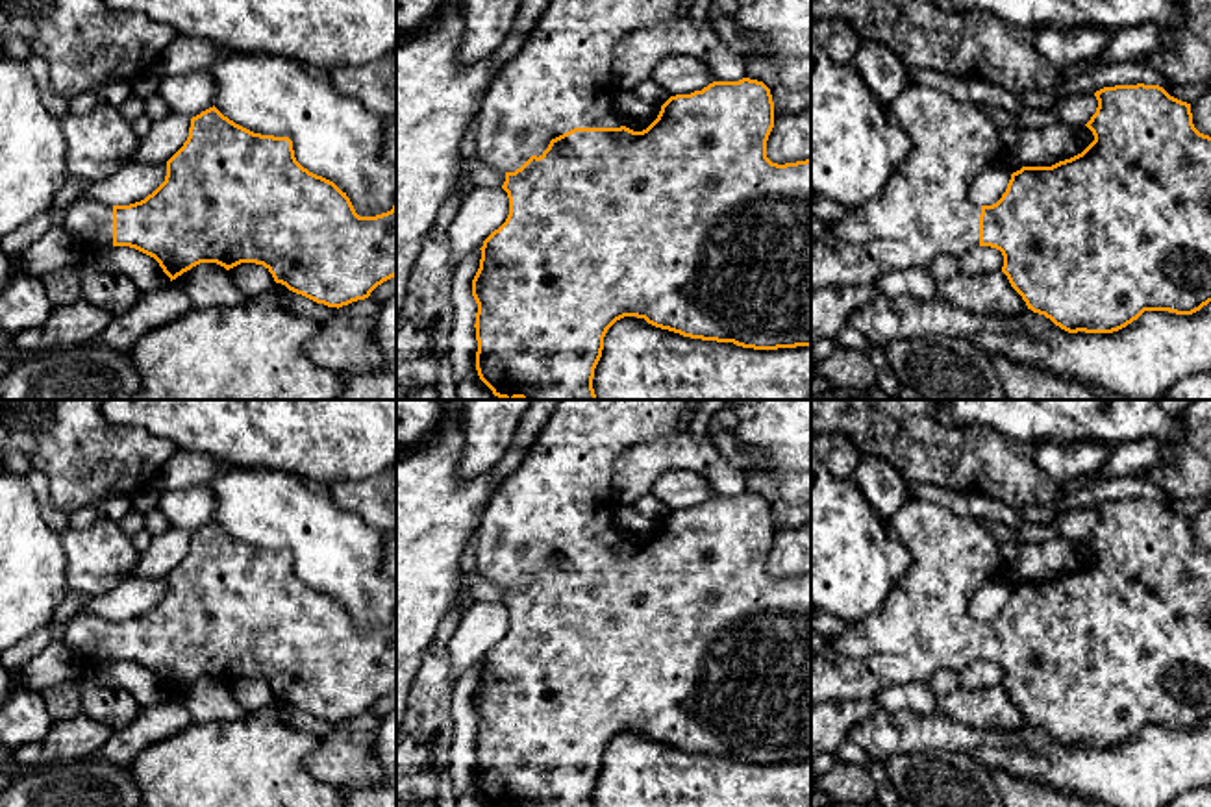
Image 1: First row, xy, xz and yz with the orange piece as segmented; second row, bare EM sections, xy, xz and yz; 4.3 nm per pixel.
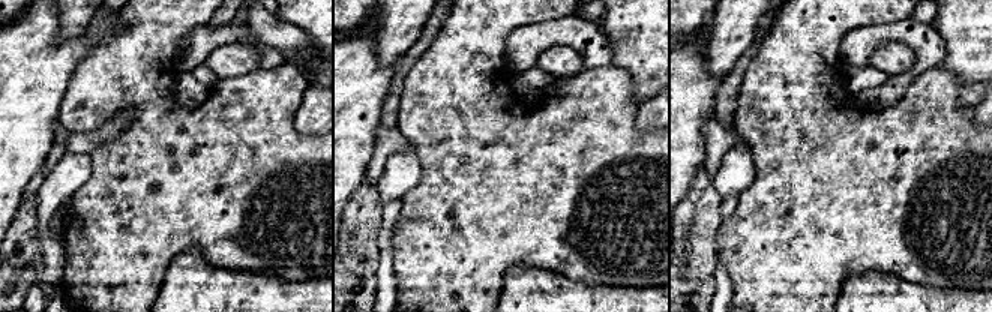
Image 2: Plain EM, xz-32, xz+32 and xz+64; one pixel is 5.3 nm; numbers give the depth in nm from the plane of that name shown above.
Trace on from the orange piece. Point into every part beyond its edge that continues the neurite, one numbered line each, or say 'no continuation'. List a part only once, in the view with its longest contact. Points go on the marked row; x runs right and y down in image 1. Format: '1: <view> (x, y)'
1: xz (560, 80)

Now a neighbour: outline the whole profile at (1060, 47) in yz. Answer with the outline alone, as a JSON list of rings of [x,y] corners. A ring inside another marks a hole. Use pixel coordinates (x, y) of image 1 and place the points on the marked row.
[[[1094,26],[1039,28],[1035,46],[1048,63],[1065,68],[1100,56],[1115,33]]]

